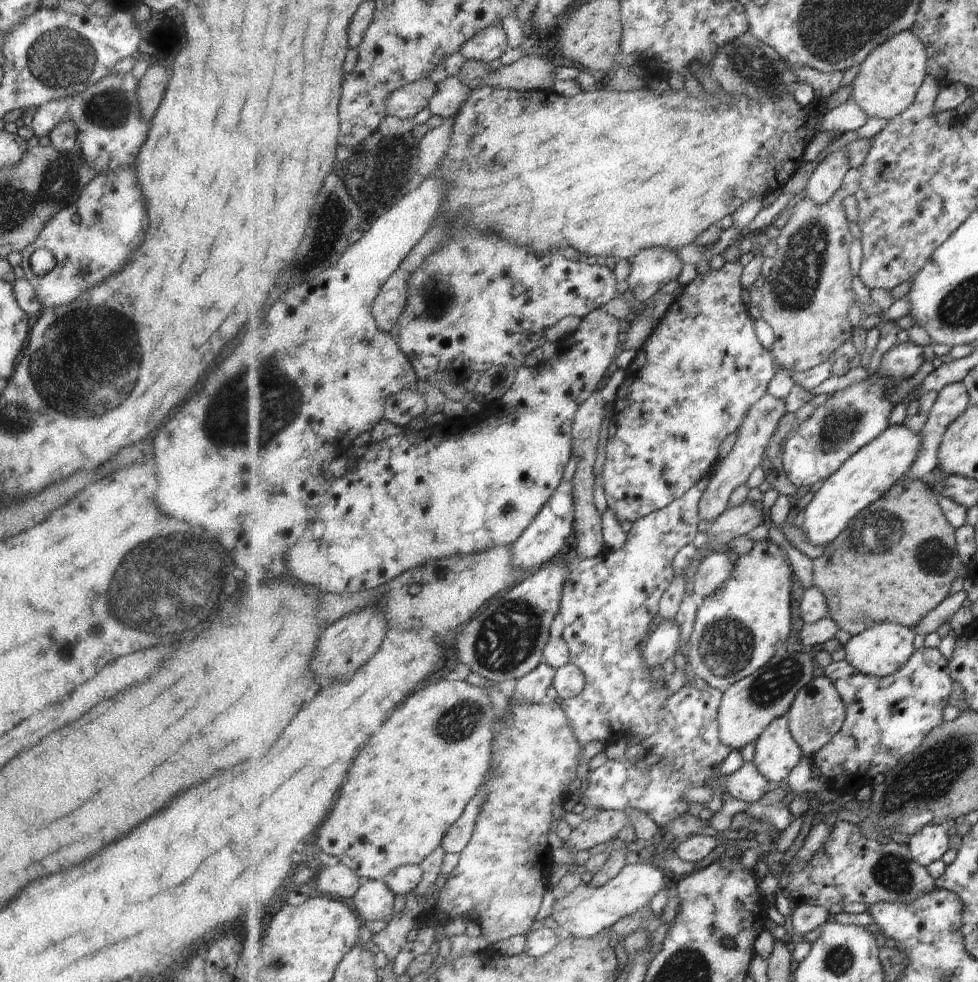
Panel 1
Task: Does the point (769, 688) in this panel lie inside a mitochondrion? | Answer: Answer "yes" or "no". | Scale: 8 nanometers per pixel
yes

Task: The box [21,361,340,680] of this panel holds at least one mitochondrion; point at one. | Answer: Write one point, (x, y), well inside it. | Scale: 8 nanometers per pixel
(194, 556)

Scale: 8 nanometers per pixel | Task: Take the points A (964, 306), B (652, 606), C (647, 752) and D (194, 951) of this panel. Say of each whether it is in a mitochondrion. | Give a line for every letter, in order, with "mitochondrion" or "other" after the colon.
A: mitochondrion
B: other
C: other
D: other

